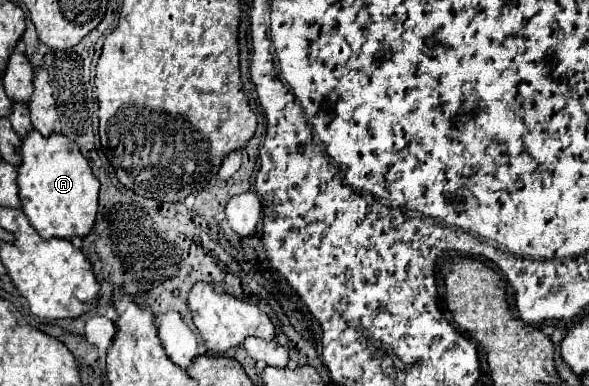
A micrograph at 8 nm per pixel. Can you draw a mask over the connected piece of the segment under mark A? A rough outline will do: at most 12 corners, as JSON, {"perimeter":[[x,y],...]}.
{"perimeter":[[64,135],[22,141],[22,211],[42,239],[84,239],[100,181]]}

